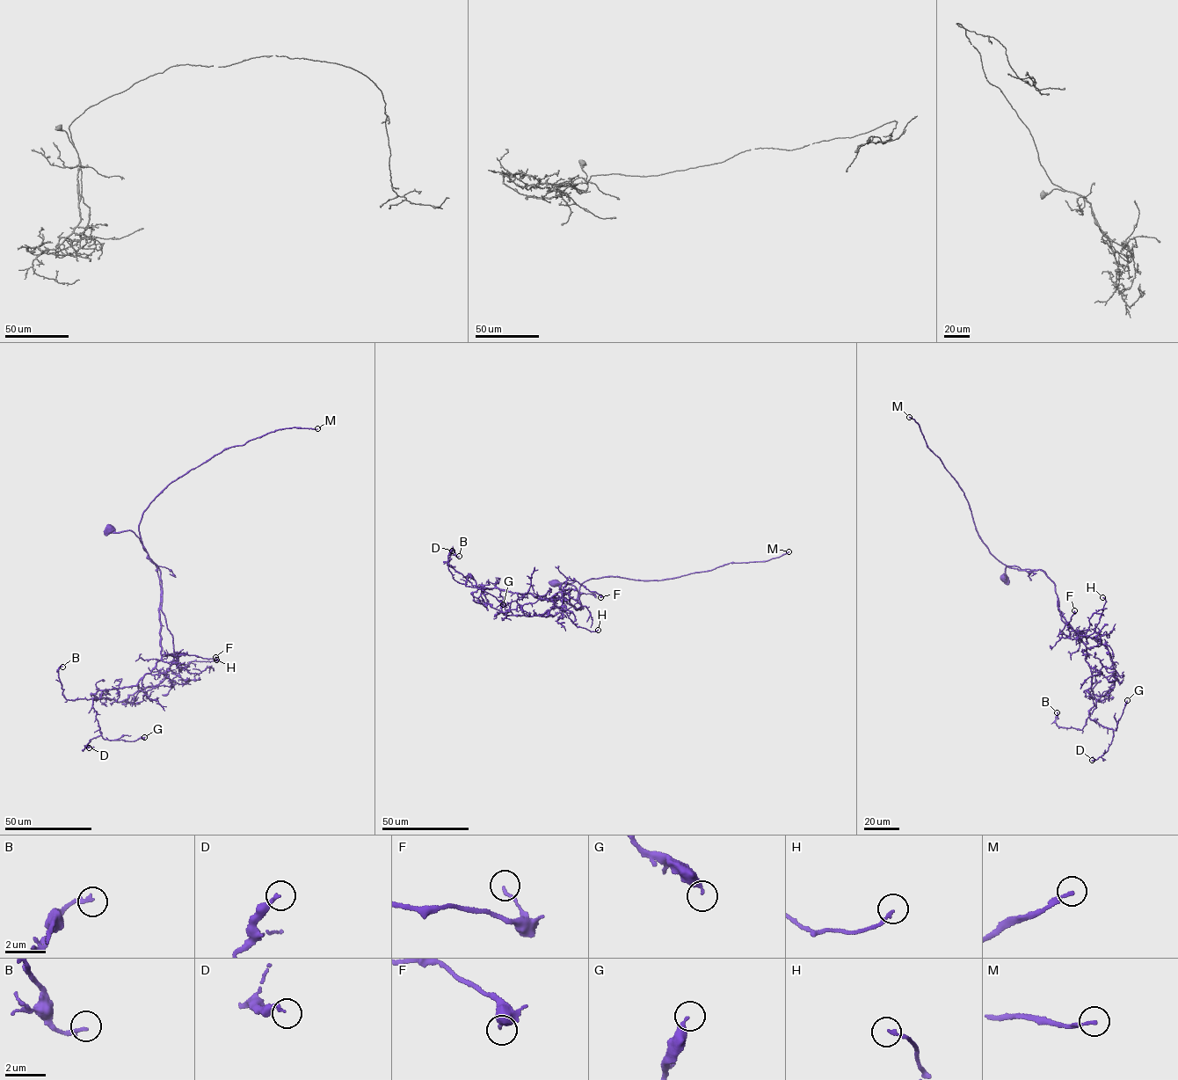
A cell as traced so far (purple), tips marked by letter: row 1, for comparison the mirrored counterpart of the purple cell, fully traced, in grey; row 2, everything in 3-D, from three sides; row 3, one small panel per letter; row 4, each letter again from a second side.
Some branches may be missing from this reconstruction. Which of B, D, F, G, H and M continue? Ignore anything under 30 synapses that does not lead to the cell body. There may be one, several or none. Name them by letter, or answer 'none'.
M

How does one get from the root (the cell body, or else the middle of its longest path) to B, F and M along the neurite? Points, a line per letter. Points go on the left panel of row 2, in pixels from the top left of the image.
B: (110, 529), (133, 532), (156, 566), (162, 656), (136, 684), (94, 700), (66, 698), (62, 667)
F: (110, 529), (133, 532), (155, 565), (161, 610), (173, 639), (175, 654), (170, 654), (216, 660), (215, 657)
M: (110, 529), (133, 532), (152, 562), (138, 525), (150, 502), (170, 484), (225, 448), (270, 432), (317, 428)

